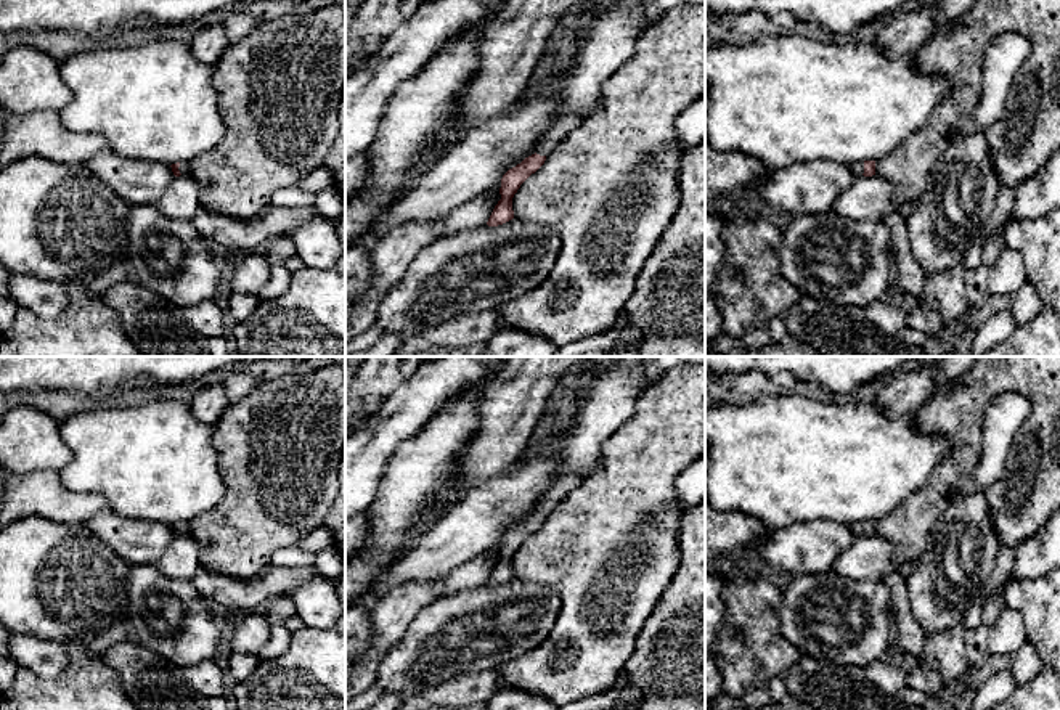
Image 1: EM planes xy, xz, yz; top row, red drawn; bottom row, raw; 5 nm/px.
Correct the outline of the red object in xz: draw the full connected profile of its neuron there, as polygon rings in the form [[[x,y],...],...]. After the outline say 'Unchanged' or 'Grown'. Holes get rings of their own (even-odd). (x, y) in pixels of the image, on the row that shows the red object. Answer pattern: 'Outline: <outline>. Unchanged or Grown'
Outline: [[[569,114],[551,125],[544,133],[536,153],[525,157],[520,164],[509,169],[501,178],[501,199],[495,206],[487,225],[498,226],[514,218],[512,198],[520,185],[535,173],[546,161],[546,157],[557,148],[557,145],[577,127],[581,119],[577,114]]]. Grown

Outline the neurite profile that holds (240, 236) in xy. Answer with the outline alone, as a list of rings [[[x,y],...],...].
[[[312,206],[297,209],[270,207],[263,217],[251,222],[199,209],[190,222],[202,239],[214,239],[233,255],[243,255],[262,251],[273,238],[287,236],[292,228],[315,217],[318,214]]]

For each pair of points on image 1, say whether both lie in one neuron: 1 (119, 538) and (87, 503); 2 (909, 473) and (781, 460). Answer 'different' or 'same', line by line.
1: different
2: same

